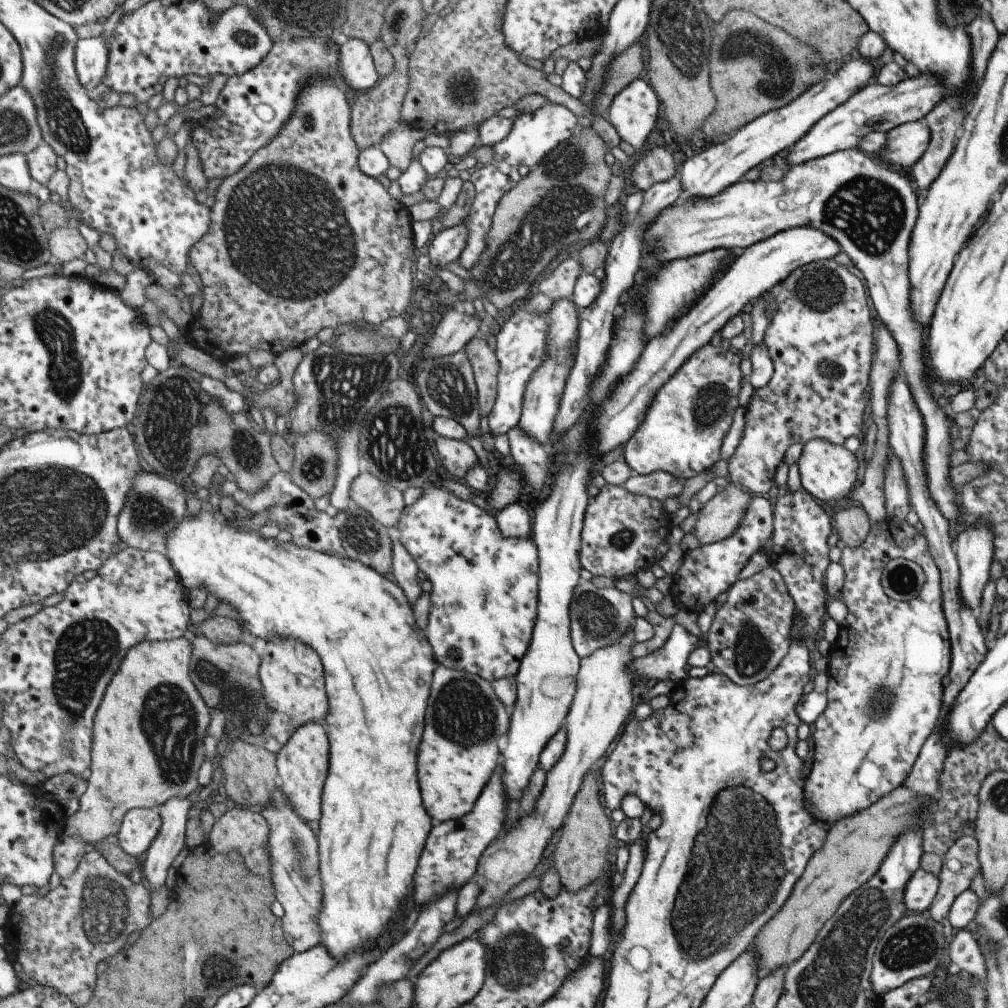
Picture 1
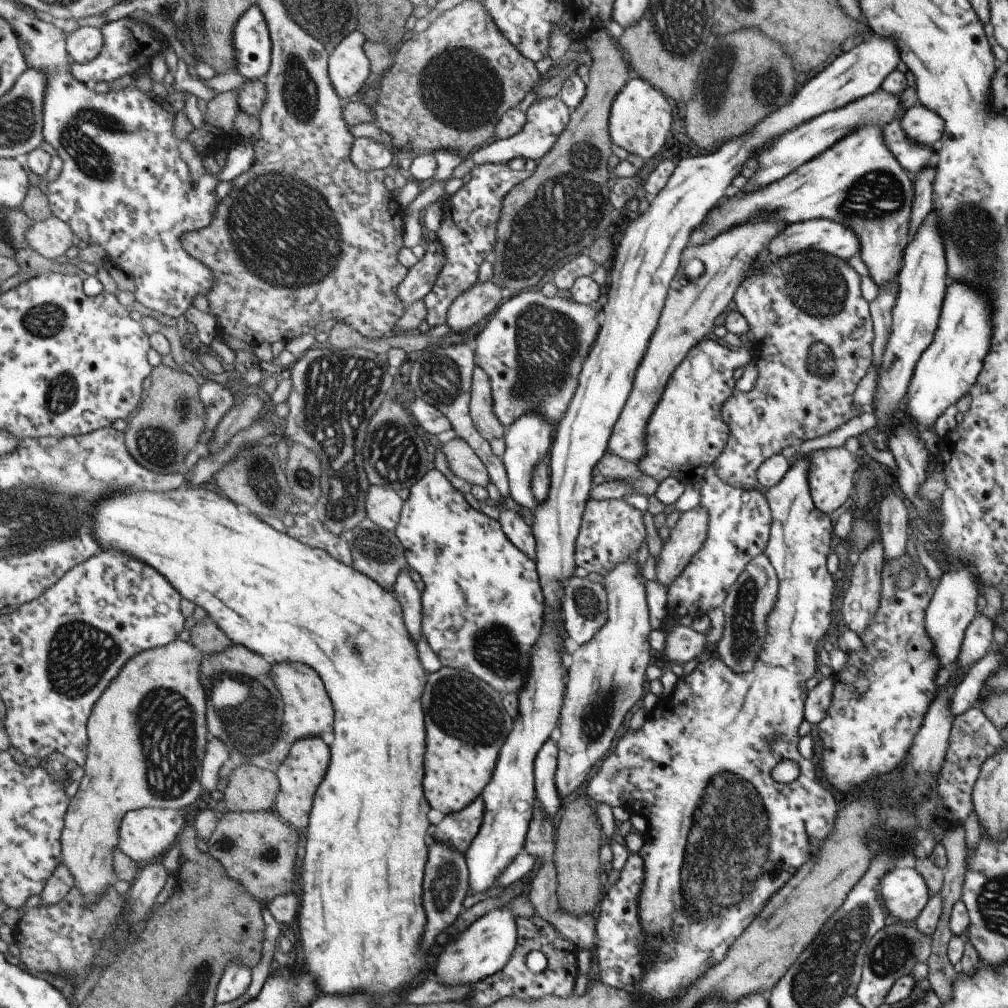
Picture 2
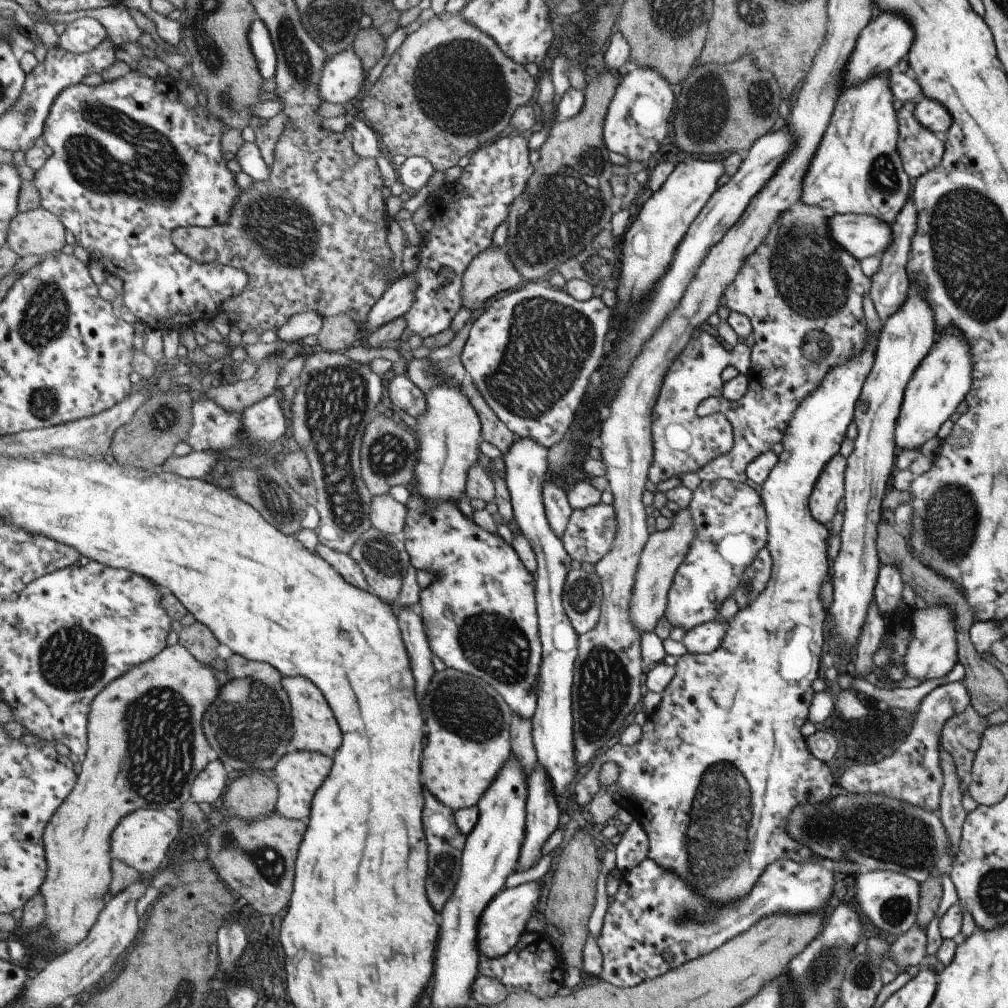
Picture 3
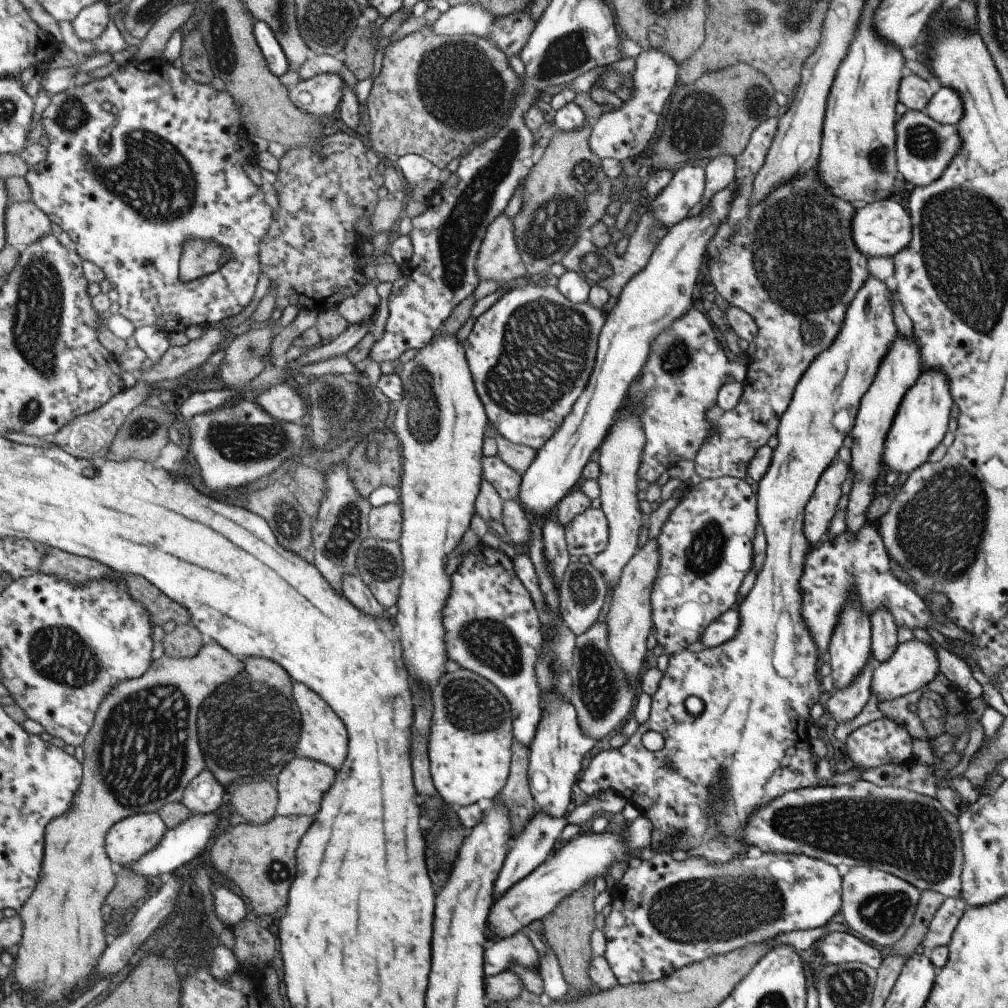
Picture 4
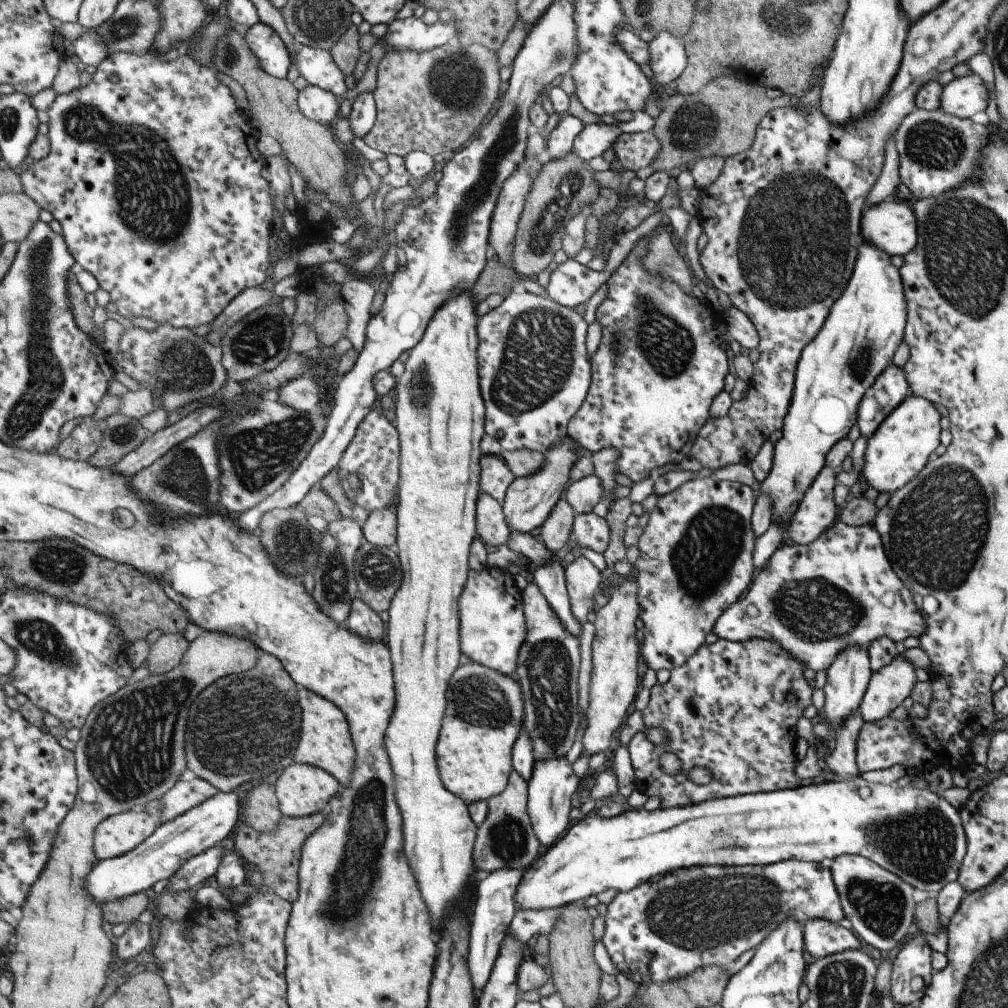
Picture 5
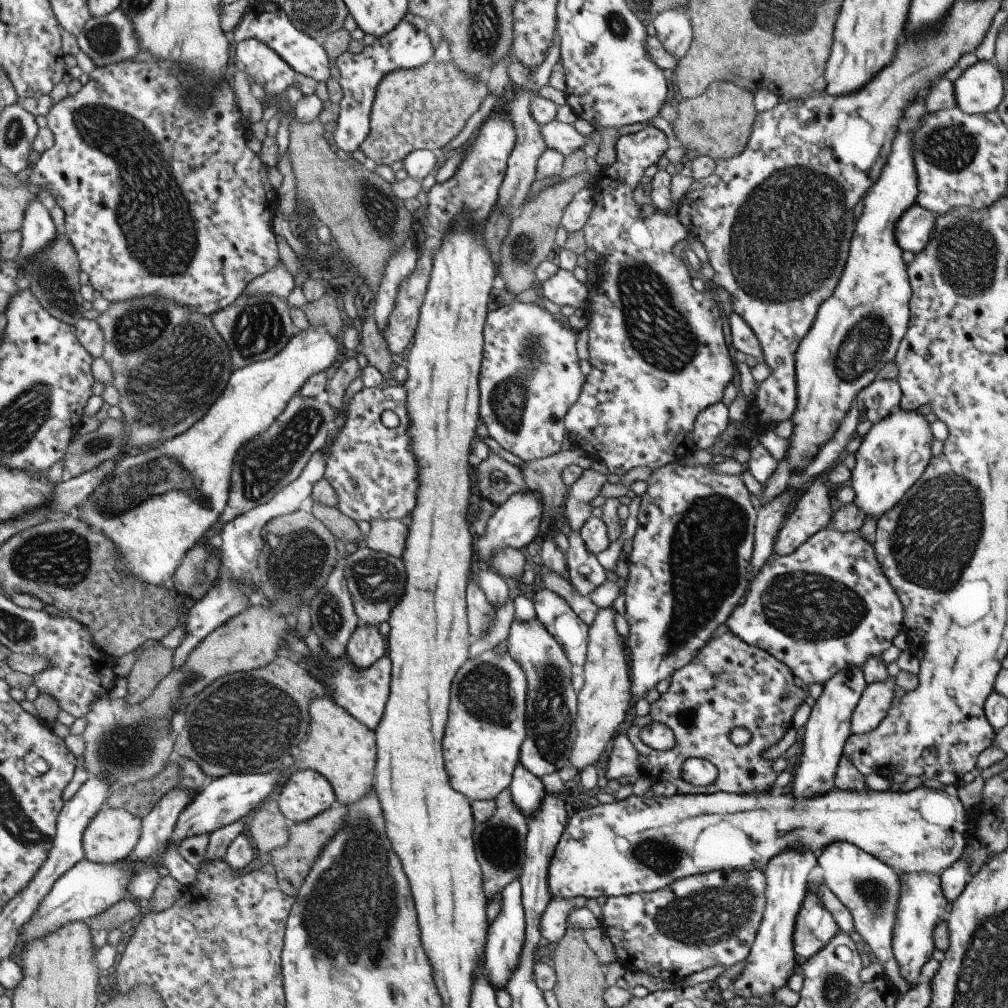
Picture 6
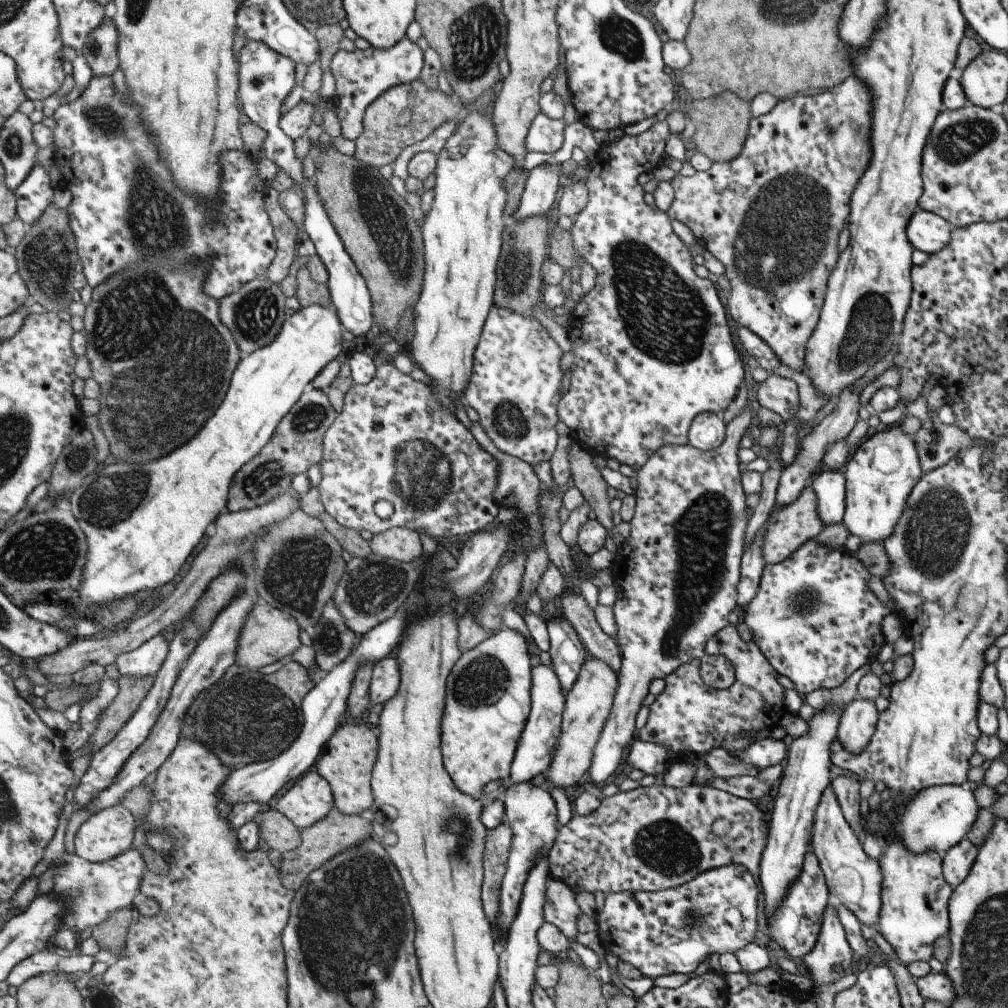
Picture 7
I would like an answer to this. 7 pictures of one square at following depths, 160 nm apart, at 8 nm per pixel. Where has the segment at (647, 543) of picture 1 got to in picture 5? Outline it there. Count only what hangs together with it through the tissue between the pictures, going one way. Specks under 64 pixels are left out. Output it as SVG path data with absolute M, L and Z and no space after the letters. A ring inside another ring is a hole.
M594 513L576 516L569 545L585 547L602 555L610 542L610 527L606 517Z

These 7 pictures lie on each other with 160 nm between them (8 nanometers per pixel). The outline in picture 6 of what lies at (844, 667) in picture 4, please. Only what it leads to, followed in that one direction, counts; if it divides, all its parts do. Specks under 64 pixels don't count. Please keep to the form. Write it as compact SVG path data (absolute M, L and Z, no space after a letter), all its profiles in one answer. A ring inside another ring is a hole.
M857 665L847 666L846 669L838 670L829 680L822 684L820 695L814 700L810 708L810 715L804 724L803 746L801 748L799 764L795 770L795 775L785 791L797 800L798 798L809 798L828 793L834 786L834 774L839 757L847 738L852 734L850 729L850 718L860 699L866 682L862 669Z

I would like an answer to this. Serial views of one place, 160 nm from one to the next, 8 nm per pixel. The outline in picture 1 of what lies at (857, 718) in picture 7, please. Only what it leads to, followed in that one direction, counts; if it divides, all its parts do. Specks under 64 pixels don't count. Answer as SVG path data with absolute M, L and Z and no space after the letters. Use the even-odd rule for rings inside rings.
M987 522L967 526L957 534L952 548L958 567L959 602L972 612L980 606L980 596L989 577L993 554L993 532Z

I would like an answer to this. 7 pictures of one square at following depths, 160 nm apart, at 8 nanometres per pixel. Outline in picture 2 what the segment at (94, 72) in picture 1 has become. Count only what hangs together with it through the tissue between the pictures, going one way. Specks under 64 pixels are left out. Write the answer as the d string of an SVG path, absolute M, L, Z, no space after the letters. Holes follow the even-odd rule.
M83 26L68 34L68 52L74 62L85 64L102 54L105 39L102 30Z

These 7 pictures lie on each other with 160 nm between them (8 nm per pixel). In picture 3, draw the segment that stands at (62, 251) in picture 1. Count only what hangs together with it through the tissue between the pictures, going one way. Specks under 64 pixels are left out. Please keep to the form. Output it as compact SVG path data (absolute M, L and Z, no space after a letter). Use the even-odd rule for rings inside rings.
M37 208L19 211L11 222L8 246L20 256L47 256L65 248L67 230L63 222L49 212Z

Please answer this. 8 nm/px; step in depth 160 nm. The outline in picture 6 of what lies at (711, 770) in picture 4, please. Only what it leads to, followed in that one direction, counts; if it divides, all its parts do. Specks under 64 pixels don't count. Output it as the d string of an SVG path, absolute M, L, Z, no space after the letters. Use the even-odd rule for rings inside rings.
M917 94L913 103L908 103L907 108L904 108L902 112L902 118L900 123L896 127L896 133L892 140L890 149L891 152L888 154L887 160L885 161L885 166L881 169L880 175L876 178L876 181L868 188L864 198L863 198L863 209L855 222L854 231L852 232L852 238L850 239L850 246L848 248L848 256L844 262L844 267L842 268L839 280L837 281L836 287L832 290L832 294L829 295L827 300L824 300L816 312L815 318L807 331L807 334L799 341L797 345L795 354L794 354L794 377L796 382L796 405L793 414L790 416L790 421L792 424L792 432L788 437L788 448L784 452L784 460L790 466L792 473L797 471L802 471L809 462L811 462L816 454L819 452L821 446L823 446L832 436L833 433L837 430L838 424L843 420L843 417L849 412L850 404L853 403L854 398L857 396L857 393L863 388L866 387L870 382L873 382L879 372L879 369L889 361L894 360L896 355L896 350L899 342L903 338L905 331L907 330L908 320L909 320L909 299L911 296L911 289L908 283L907 273L906 273L906 264L902 261L902 250L897 246L897 243L894 239L894 222L909 208L911 205L915 204L915 197L917 194L916 187L916 174L914 171L914 162L912 160L912 142L911 137L914 133L914 130L918 127L918 122L922 121L926 114L929 113L926 110L926 107L922 103L924 101L924 94L919 96ZM727 631L721 636L711 637L698 653L685 666L671 674L671 681L665 693L661 693L656 701L649 705L645 716L636 716L631 720L626 735L637 751L637 760L640 764L641 774L648 777L650 783L657 781L670 782L676 788L677 795L694 795L709 793L765 793L775 782L777 774L771 766L771 761L762 754L783 738L785 731L792 726L792 716L795 709L803 704L807 695L804 687L793 685L794 674L773 658L763 649L748 645ZM649 722L665 724L673 733L675 746L668 751L656 751L645 746L640 741L639 731ZM733 728L745 728L750 738L742 746L736 746L729 741L729 733ZM697 757L708 760L717 769L715 780L706 787L696 787L681 780L680 770L684 760Z

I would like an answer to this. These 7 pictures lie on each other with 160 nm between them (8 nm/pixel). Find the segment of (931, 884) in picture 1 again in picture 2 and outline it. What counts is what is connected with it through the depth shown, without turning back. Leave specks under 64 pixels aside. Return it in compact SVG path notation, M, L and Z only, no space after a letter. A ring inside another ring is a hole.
M914 868L887 870L877 888L885 912L905 924L915 921L928 900L927 886Z

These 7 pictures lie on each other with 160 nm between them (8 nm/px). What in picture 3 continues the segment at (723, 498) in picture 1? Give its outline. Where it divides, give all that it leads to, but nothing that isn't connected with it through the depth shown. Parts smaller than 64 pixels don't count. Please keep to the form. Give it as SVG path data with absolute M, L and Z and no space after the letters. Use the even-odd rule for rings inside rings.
M687 507L677 511L672 519L671 526L667 530L651 534L646 543L646 549L642 551L639 558L637 577L630 597L630 620L634 624L635 630L639 632L639 636L653 631L657 620L663 616L663 610L666 610L667 590L670 590L675 570L687 553L687 546L691 544L691 538L695 536L693 534L695 528L691 526L691 516L689 516Z

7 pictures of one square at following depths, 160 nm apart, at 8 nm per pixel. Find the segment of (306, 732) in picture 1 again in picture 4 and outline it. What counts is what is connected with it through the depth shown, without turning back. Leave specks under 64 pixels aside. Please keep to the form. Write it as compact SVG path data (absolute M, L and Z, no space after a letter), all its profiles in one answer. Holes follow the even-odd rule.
M297 756L280 774L277 780L279 795L278 815L286 817L314 817L322 809L326 792L334 785L337 771L321 761Z

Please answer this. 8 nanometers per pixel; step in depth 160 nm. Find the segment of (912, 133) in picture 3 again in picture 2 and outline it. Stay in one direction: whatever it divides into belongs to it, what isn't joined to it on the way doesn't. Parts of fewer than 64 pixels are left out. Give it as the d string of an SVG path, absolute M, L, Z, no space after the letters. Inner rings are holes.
M895 118L883 127L883 140L901 169L911 174L921 174L925 166L934 166L938 160L934 148L915 144L911 138L907 138L907 134L901 130L901 118Z

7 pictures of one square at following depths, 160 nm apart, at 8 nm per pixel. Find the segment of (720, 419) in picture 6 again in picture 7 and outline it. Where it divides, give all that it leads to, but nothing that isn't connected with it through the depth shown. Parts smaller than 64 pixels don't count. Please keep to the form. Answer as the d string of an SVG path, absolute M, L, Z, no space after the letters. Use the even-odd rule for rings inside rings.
M705 412L695 415L690 422L688 444L700 451L717 448L726 434L726 424L720 414Z

